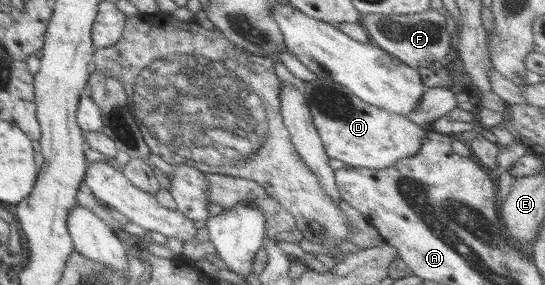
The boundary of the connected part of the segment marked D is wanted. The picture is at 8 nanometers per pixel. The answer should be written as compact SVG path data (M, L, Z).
M313 79L306 82L301 91L327 157L348 166L372 170L388 168L396 161L416 154L427 135L427 128L404 116L396 116L395 113L362 102L332 80Z

